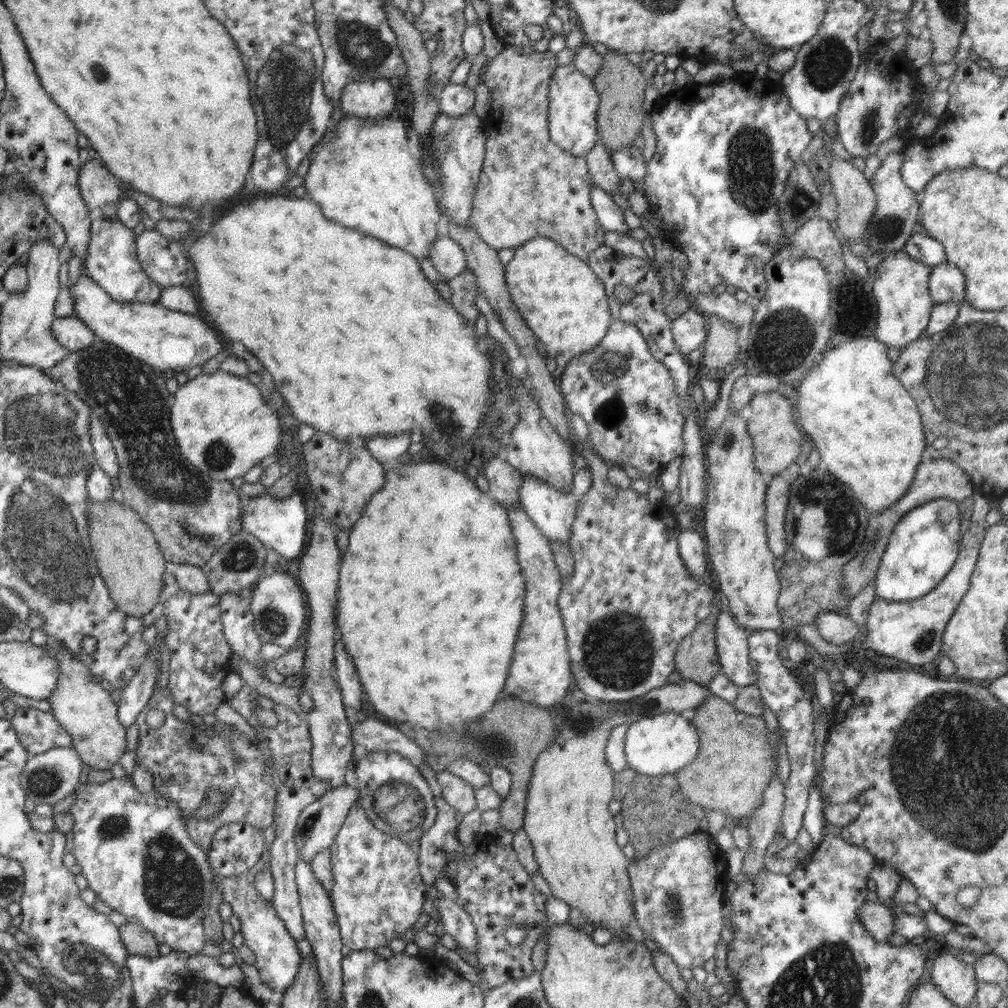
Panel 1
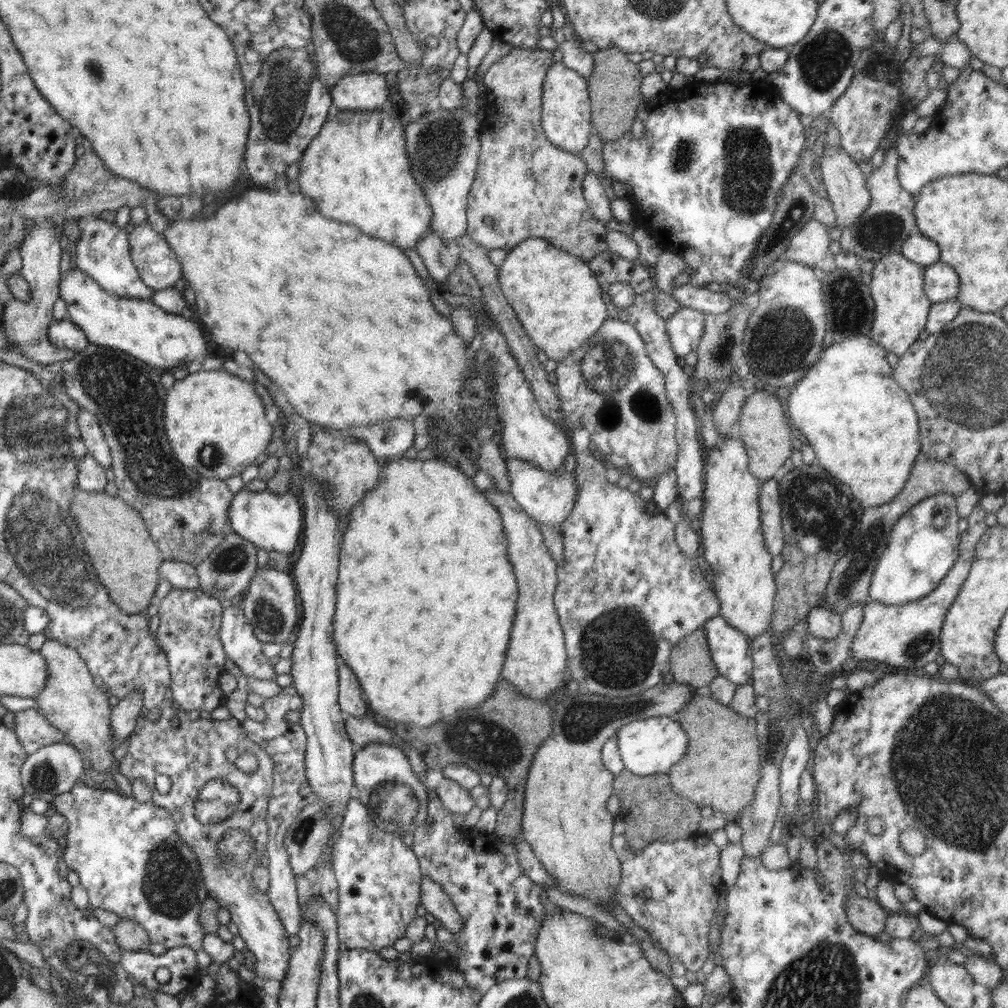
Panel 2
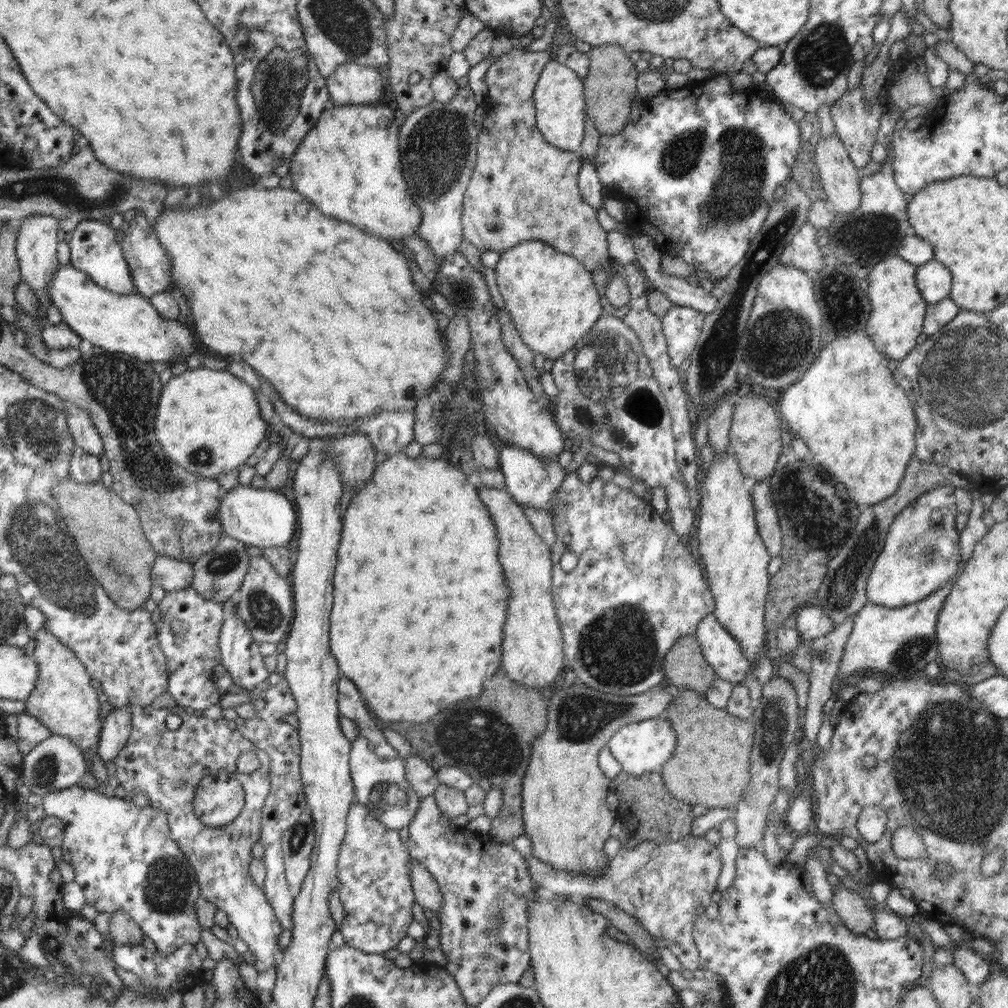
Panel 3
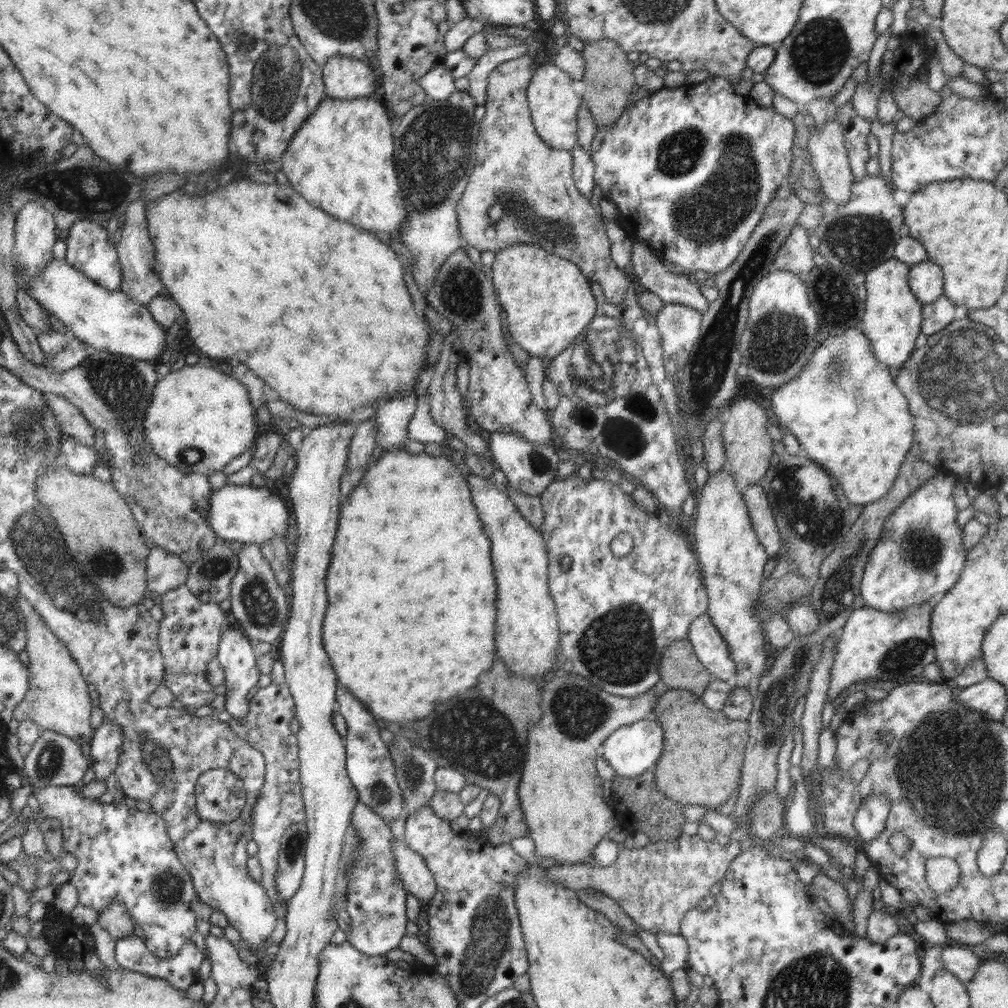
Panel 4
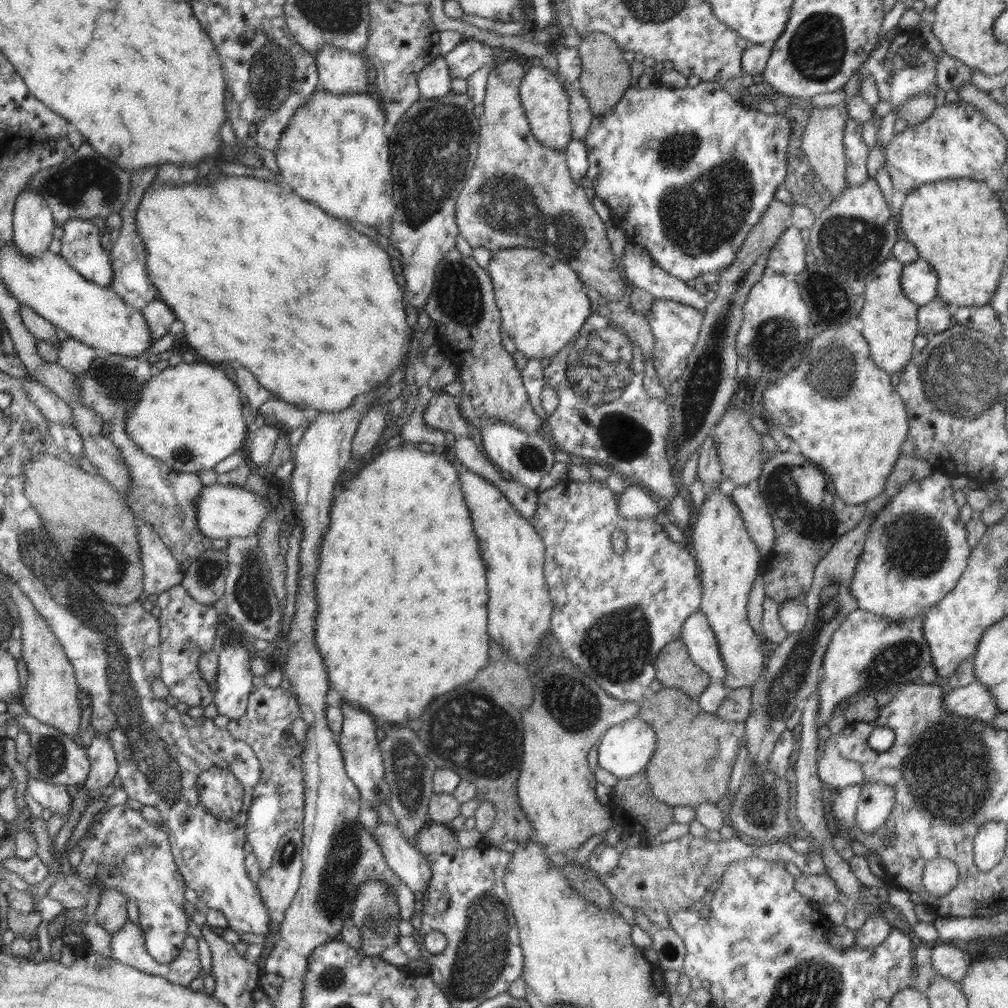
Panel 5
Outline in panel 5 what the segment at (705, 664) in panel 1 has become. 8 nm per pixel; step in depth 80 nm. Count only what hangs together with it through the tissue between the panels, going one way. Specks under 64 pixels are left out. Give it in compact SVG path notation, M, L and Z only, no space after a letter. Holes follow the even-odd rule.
M678 639L668 643L654 661L656 678L664 687L677 688L699 700L712 679L690 658L687 646Z

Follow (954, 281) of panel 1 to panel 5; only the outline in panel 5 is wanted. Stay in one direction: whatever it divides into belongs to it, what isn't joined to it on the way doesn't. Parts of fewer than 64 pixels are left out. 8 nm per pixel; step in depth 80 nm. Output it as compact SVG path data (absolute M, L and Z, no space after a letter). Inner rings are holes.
M918 258L905 264L900 282L902 292L918 306L929 304L937 297L938 275L925 260Z

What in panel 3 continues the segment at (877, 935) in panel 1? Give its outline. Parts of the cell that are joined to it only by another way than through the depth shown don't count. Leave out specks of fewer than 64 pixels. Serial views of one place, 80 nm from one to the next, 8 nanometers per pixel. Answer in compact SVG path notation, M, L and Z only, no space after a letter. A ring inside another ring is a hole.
M844 886L833 887L831 903L840 917L840 921L852 931L852 933L864 935L867 930L875 928L874 910L866 905L866 895Z

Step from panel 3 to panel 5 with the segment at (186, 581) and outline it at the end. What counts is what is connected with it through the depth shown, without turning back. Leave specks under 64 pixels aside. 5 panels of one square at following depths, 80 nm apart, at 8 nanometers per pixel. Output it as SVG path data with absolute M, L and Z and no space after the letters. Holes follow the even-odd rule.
M138 523L137 539L143 564L143 592L158 595L182 584L184 570L162 539L146 523Z

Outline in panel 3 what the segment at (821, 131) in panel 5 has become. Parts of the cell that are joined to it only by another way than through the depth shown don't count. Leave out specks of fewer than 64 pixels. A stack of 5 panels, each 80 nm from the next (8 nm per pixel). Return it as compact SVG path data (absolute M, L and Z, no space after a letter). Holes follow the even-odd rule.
M835 133L822 137L814 145L812 161L817 166L821 187L837 213L852 214L859 207L861 171L858 170L848 151Z

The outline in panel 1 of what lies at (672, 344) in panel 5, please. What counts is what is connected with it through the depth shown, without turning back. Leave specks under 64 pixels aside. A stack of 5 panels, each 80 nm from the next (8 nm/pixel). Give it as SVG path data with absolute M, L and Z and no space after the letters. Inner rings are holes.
M695 308L673 320L671 332L676 347L684 356L698 349L708 338L704 318Z

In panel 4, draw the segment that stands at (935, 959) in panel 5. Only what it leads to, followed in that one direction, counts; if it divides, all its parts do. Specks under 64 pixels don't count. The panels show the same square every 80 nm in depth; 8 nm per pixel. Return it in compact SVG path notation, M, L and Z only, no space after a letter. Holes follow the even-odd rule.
M967 946L943 948L940 956L942 956L943 968L964 982L968 982L976 974L983 962L978 952L973 952L971 947Z

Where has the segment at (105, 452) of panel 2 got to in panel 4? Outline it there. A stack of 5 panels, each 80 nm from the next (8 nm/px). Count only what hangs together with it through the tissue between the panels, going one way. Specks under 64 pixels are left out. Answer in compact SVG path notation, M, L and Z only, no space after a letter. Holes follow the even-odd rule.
M44 393L43 399L53 410L62 433L69 434L76 442L94 449L95 429L81 413L81 410L78 410L68 399L57 394Z

